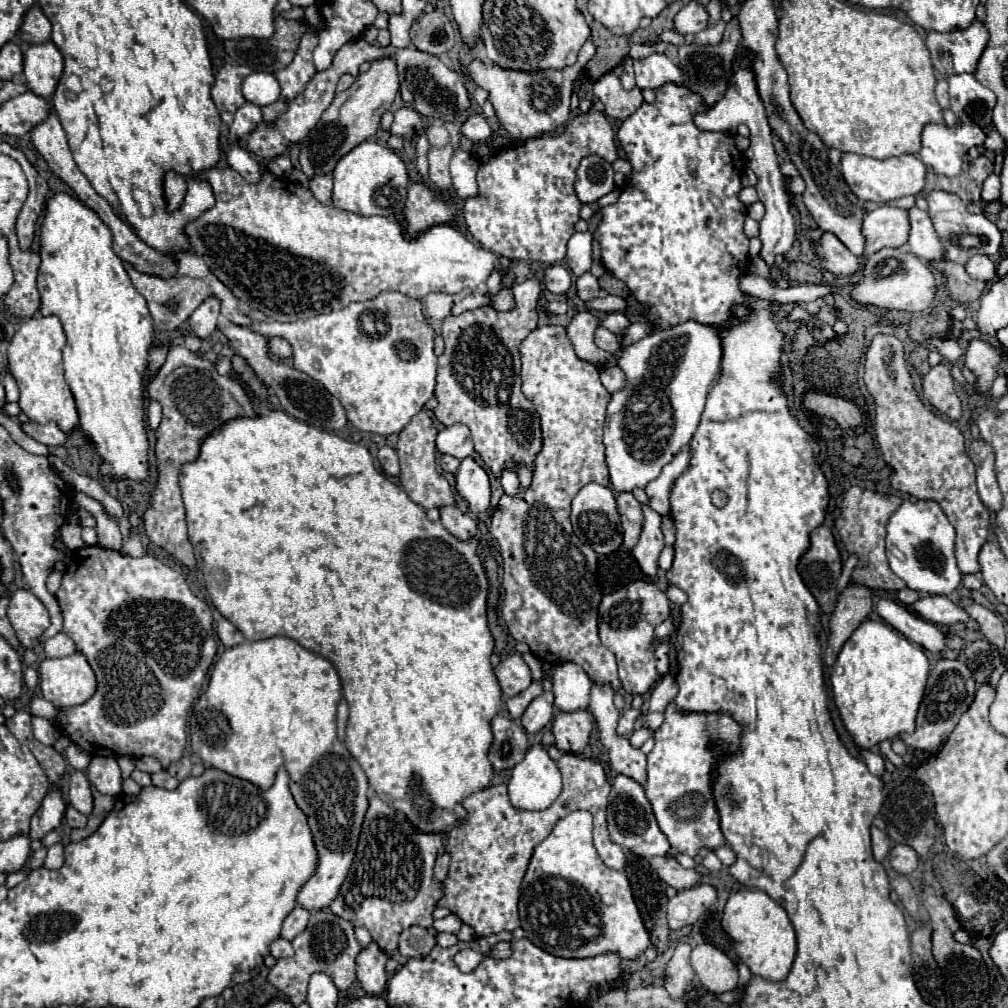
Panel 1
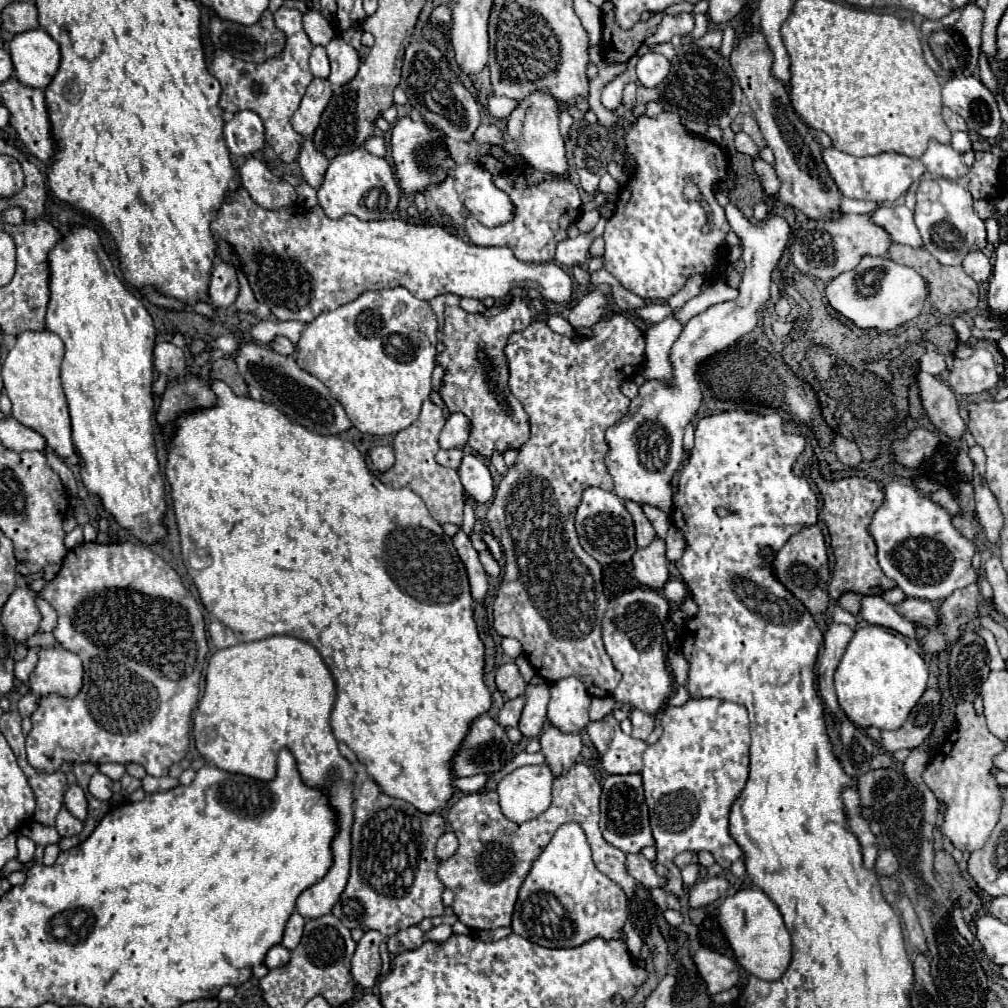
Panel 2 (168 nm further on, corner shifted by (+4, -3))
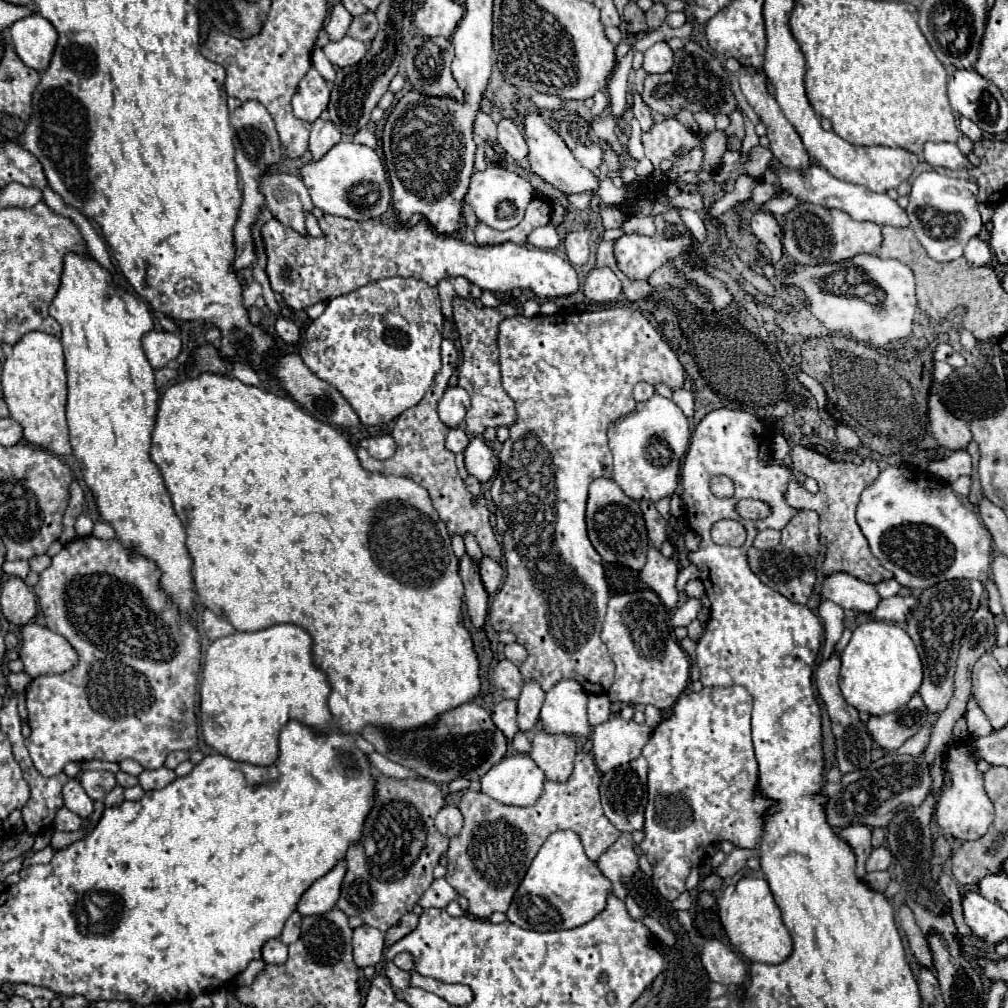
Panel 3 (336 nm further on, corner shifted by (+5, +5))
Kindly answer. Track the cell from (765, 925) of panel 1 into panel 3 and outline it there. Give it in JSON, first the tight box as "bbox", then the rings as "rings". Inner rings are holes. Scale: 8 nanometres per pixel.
{"bbox":[718,877,792,963],"rings":[[[744,877],[736,885],[728,885],[718,897],[718,913],[732,947],[748,961],[782,963],[792,953],[790,933],[782,923],[780,909],[774,905],[774,897],[766,879]]]}

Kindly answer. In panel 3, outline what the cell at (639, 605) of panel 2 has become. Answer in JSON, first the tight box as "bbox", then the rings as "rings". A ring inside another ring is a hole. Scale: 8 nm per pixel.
{"bbox":[602,589,690,709],"rings":[[[652,589],[614,595],[608,601],[602,641],[616,665],[616,679],[608,691],[610,703],[644,703],[668,709],[686,689],[690,659],[672,633],[670,611]]]}

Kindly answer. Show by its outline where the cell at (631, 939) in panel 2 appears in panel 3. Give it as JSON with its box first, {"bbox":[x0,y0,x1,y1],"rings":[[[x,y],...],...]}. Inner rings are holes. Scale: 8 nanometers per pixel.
{"bbox":[596,833,638,900],"rings":[[[620,833],[614,845],[610,845],[596,861],[596,867],[602,871],[606,879],[614,885],[612,891],[616,897],[625,900],[625,894],[621,894],[621,881],[624,877],[630,877],[638,871],[638,855],[634,851],[634,841],[630,833]]]}

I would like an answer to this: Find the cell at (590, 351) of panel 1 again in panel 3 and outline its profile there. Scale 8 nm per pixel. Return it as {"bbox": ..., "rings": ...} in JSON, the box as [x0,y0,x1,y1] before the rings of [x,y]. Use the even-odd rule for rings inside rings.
{"bbox":[584,267,622,303],"rings":[[[596,267],[586,275],[584,295],[598,303],[616,301],[622,293],[622,283],[610,267]]]}

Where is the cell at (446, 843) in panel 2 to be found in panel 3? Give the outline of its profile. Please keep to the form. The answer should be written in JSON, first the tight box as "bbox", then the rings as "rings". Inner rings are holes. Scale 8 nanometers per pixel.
{"bbox":[436,803,462,837],"rings":[[[446,803],[438,813],[436,813],[436,829],[448,837],[454,837],[462,829],[462,813],[458,805]]]}

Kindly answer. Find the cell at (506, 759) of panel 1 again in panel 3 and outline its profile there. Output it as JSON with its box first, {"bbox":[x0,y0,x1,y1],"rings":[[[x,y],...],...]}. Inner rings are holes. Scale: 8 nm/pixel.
{"bbox":[358,701,506,783],"rings":[[[474,701],[462,703],[438,715],[434,725],[424,725],[418,729],[402,731],[398,735],[394,735],[394,729],[366,725],[362,733],[358,735],[364,737],[368,743],[372,743],[374,749],[386,759],[400,763],[416,771],[420,777],[430,779],[434,783],[450,783],[458,777],[464,777],[470,781],[480,779],[506,753],[504,735],[492,723],[490,713]]]}

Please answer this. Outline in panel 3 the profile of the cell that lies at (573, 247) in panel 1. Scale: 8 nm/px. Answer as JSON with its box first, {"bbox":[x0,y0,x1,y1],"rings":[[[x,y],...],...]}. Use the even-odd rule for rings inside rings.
{"bbox":[526,225,562,249],"rings":[[[554,225],[538,227],[538,229],[534,229],[534,231],[526,237],[526,243],[534,245],[534,247],[540,247],[540,249],[556,249],[560,241],[562,241],[562,239],[558,237]]]}

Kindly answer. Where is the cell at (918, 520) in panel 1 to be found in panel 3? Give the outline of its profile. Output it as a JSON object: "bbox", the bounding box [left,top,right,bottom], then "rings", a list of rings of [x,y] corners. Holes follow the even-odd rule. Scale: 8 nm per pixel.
{"bbox":[856,465,992,589],"rings":[[[892,465],[884,467],[880,471],[878,479],[862,491],[862,497],[860,497],[860,503],[858,503],[858,511],[856,511],[856,521],[858,521],[864,537],[868,539],[874,557],[882,563],[882,567],[886,567],[894,575],[894,579],[902,587],[908,587],[908,589],[924,589],[924,587],[930,587],[930,585],[936,585],[936,583],[948,581],[948,579],[978,579],[982,583],[986,583],[988,577],[990,577],[990,563],[992,563],[992,535],[990,535],[990,531],[980,523],[978,515],[960,501],[960,497],[952,491],[952,487],[946,481],[934,479],[930,473],[916,473],[916,471],[912,471],[908,467],[902,467],[902,465],[900,467],[892,467]]]}

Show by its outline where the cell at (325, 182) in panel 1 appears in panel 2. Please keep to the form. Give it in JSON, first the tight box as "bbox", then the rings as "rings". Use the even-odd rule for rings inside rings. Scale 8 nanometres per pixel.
{"bbox":[299,141,329,189],"rings":[[[305,141],[301,147],[301,155],[299,155],[299,167],[301,167],[301,175],[303,179],[313,187],[319,189],[323,185],[325,179],[325,169],[329,167],[329,161],[325,157],[321,157],[321,153],[317,153],[313,149],[313,141]]]}

